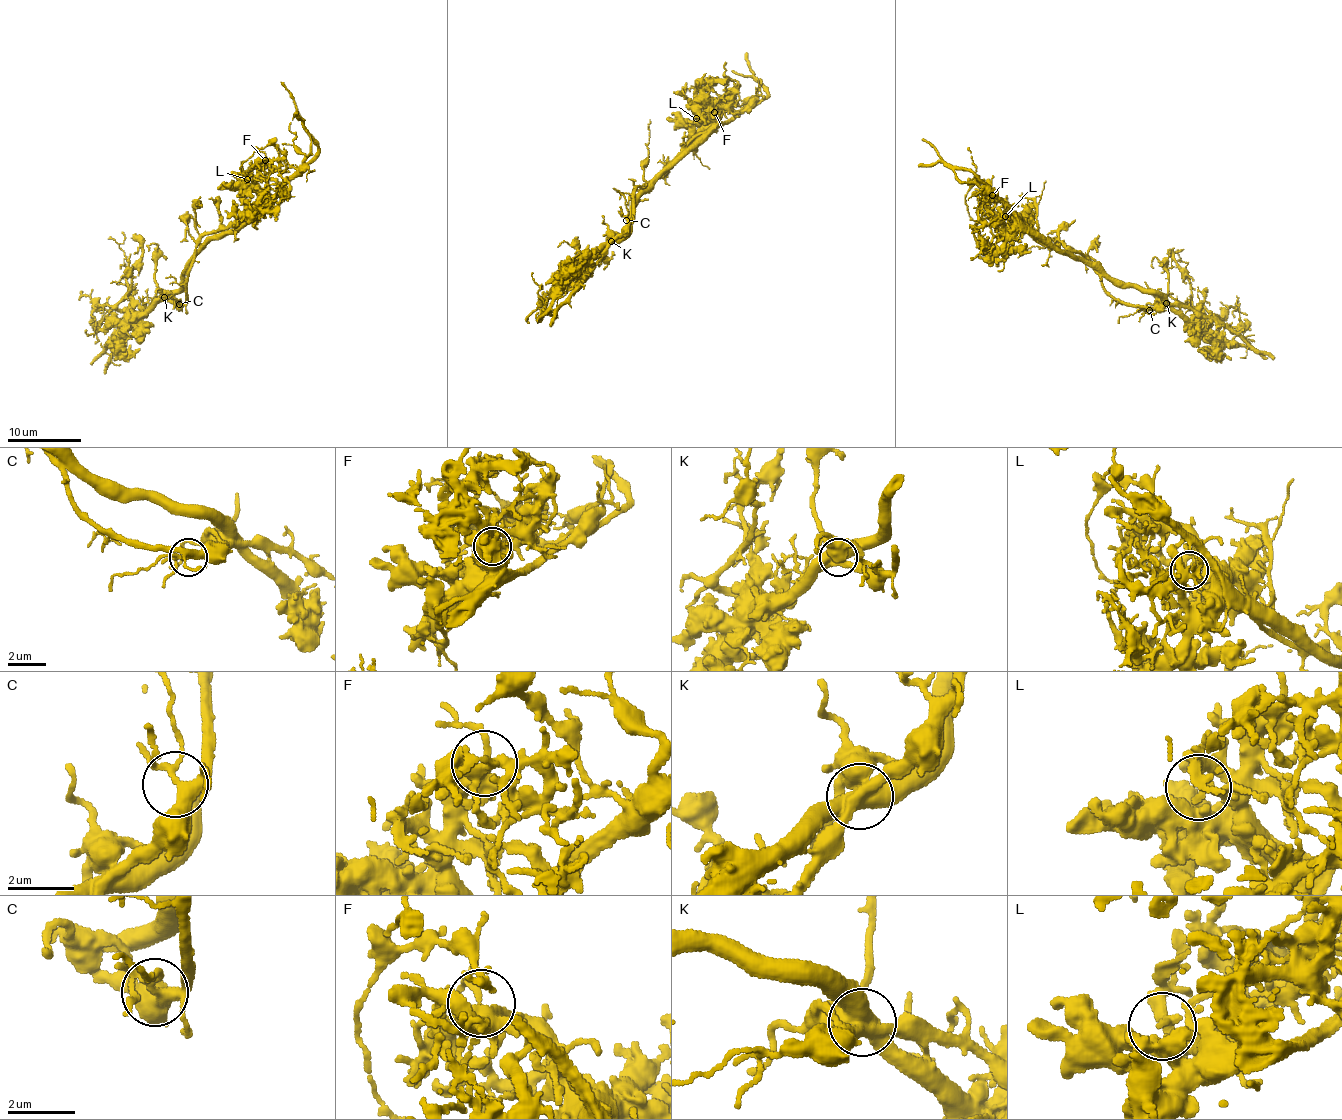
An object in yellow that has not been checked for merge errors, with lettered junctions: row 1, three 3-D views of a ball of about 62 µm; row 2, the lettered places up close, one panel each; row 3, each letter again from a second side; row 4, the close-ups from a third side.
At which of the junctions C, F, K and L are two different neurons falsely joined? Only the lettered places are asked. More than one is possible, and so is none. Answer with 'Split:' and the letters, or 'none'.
Split: K

